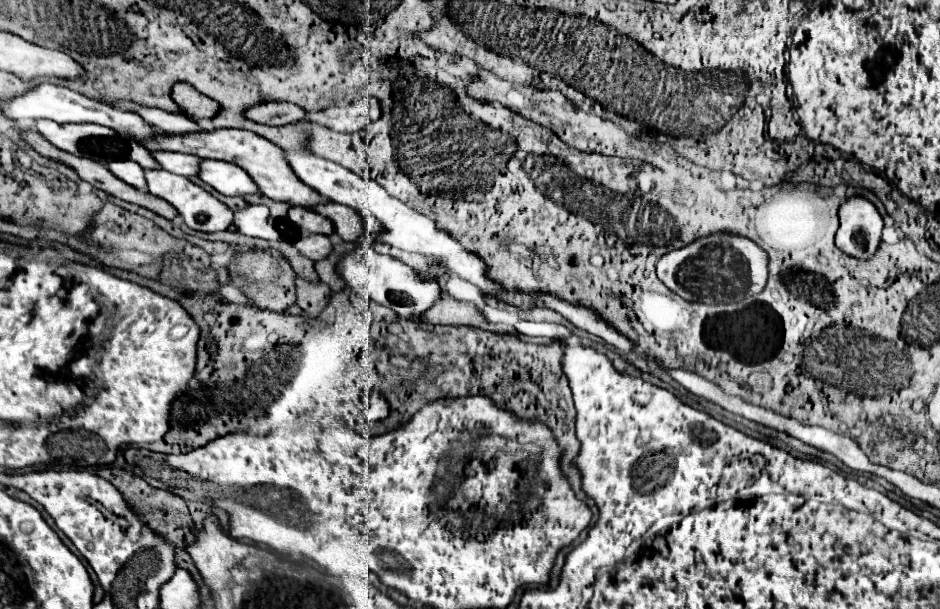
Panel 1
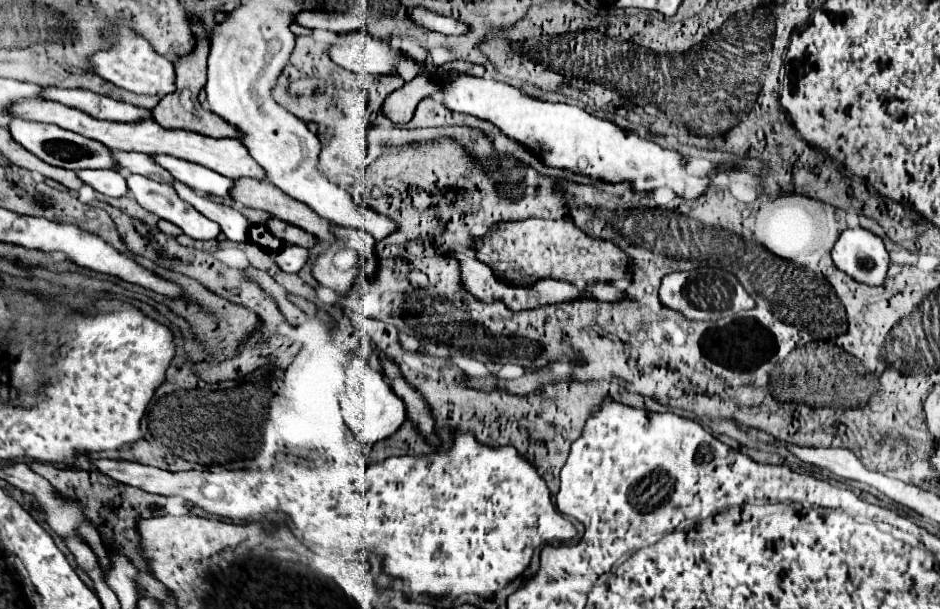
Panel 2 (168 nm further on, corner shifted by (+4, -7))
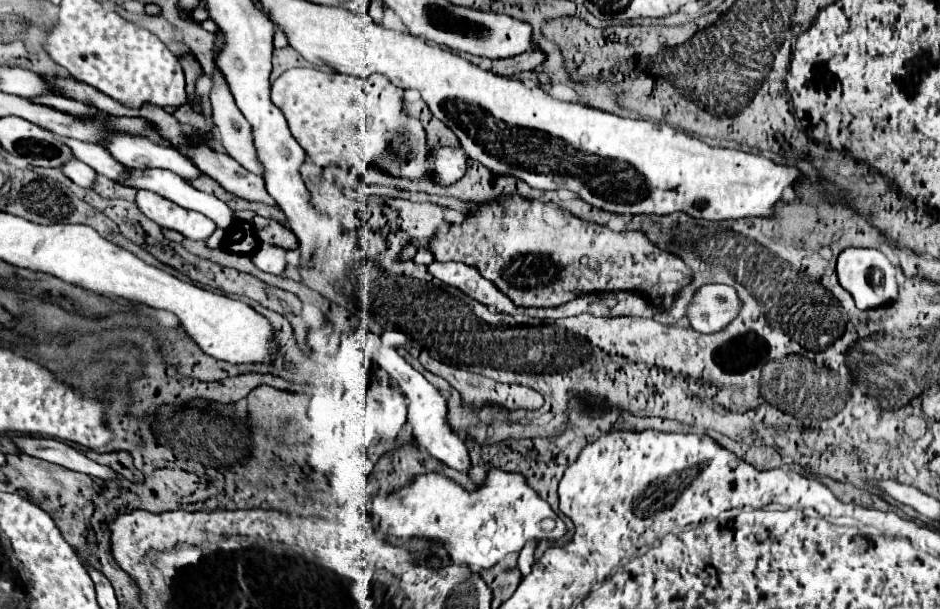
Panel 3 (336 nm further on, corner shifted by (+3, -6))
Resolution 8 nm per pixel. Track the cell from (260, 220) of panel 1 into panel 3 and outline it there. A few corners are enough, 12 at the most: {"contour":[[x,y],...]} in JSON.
{"contour":[[133,170],[117,182],[201,212],[221,230],[233,212],[169,170]]}

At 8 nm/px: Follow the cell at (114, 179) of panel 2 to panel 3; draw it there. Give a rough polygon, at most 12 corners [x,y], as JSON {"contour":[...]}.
{"contour":[[75,158],[61,172],[81,188],[91,188],[97,172]]}

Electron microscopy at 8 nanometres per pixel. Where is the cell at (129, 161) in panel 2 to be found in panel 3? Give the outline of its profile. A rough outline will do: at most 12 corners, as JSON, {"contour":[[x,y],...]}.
{"contour":[[61,138],[73,156],[111,180],[123,176],[119,164],[99,144]]}

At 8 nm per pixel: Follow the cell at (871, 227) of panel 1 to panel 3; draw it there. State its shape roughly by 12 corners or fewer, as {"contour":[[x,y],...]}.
{"contour":[[845,248],[839,284],[859,310],[899,296],[895,270],[879,250]]}

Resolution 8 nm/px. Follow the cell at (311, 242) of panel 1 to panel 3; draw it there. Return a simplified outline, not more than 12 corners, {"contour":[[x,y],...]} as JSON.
{"contour":[[261,244],[249,258],[263,272],[283,274],[285,250]]}

